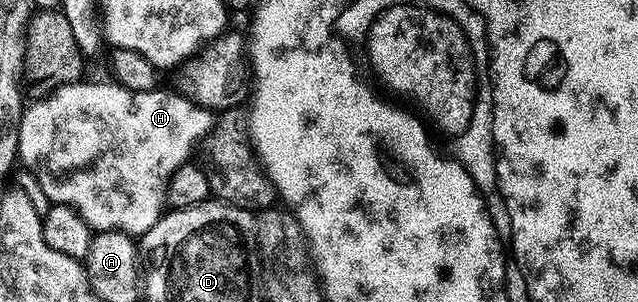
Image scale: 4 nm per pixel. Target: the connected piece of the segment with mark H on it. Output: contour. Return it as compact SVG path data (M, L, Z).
M108 82L108 84L63 84L55 89L49 96L41 100L31 100L23 109L23 116L19 120L19 154L17 157L20 165L31 171L33 179L39 183L39 188L48 196L51 204L64 204L73 209L95 232L126 232L132 238L142 237L144 232L149 231L165 211L167 202L167 187L169 178L182 164L192 159L191 151L195 148L198 140L203 140L212 135L213 116L208 109L203 108L195 101L187 99L186 96L175 92L131 92L128 88L122 88L120 84Z

